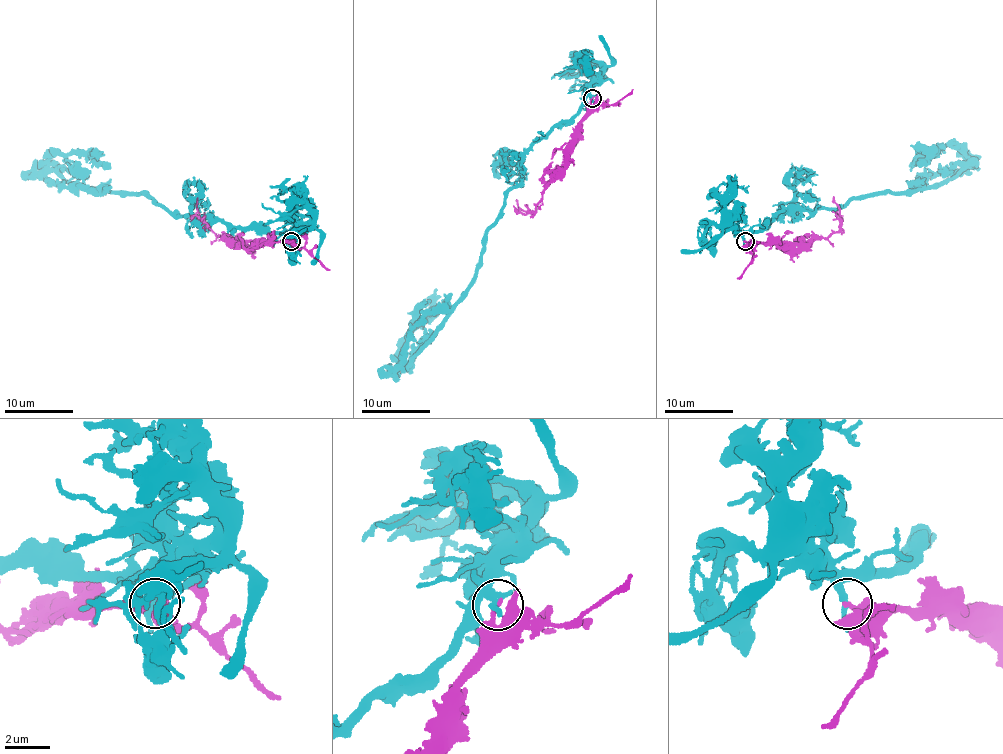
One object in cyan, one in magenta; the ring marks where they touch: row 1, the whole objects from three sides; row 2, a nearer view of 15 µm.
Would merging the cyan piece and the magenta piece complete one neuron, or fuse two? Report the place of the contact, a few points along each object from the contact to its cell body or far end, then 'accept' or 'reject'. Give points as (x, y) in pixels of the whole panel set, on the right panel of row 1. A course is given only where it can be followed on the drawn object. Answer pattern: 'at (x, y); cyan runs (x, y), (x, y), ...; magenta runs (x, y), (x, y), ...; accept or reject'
at (745, 241); cyan runs (745, 240), (788, 210), (811, 213), (916, 188), (940, 147), (911, 146); magenta runs (745, 240), (764, 244), (827, 237), (838, 232), (840, 224), (833, 195); reject

